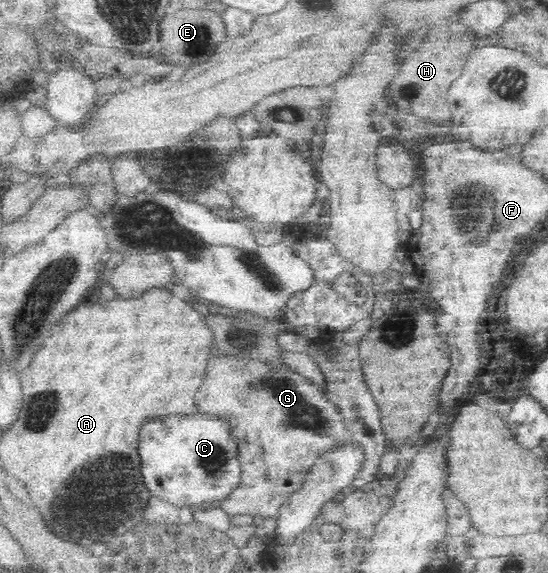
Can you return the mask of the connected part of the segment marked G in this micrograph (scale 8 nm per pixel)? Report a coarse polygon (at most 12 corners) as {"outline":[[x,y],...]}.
{"outline":[[212,354],[196,394],[238,442],[230,514],[276,517],[351,440],[286,363]]}

